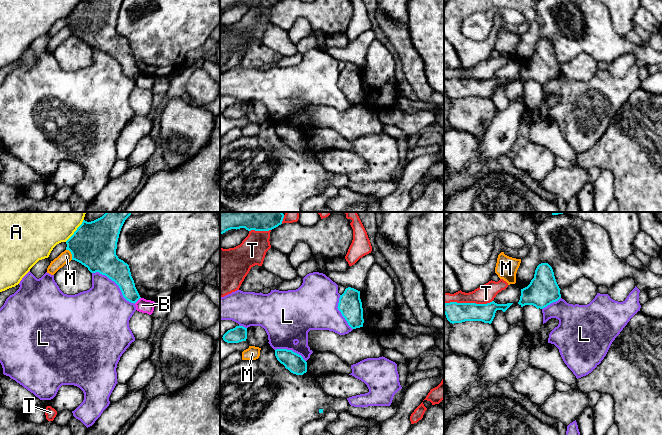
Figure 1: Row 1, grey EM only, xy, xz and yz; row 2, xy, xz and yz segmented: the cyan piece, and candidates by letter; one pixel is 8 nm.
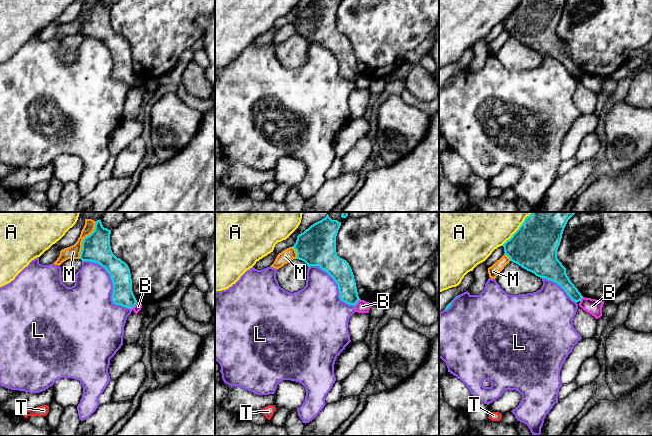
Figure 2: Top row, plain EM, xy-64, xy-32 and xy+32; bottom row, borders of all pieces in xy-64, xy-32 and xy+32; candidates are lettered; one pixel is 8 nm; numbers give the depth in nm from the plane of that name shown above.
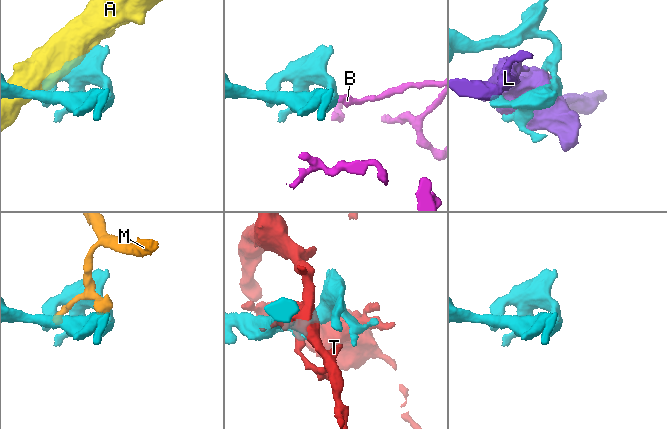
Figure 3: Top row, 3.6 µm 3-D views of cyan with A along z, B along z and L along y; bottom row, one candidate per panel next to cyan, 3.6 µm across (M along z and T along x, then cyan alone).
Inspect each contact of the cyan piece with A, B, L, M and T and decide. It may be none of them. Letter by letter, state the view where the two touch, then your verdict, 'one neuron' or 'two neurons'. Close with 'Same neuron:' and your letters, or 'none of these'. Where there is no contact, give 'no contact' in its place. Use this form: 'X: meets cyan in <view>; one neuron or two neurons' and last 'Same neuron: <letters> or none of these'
A: meets cyan in xy; two neurons
B: meets cyan in xy; two neurons
L: meets cyan in xy; two neurons
M: meets cyan in xy; two neurons
T: meets cyan in yz; two neurons
Same neuron: none of these

